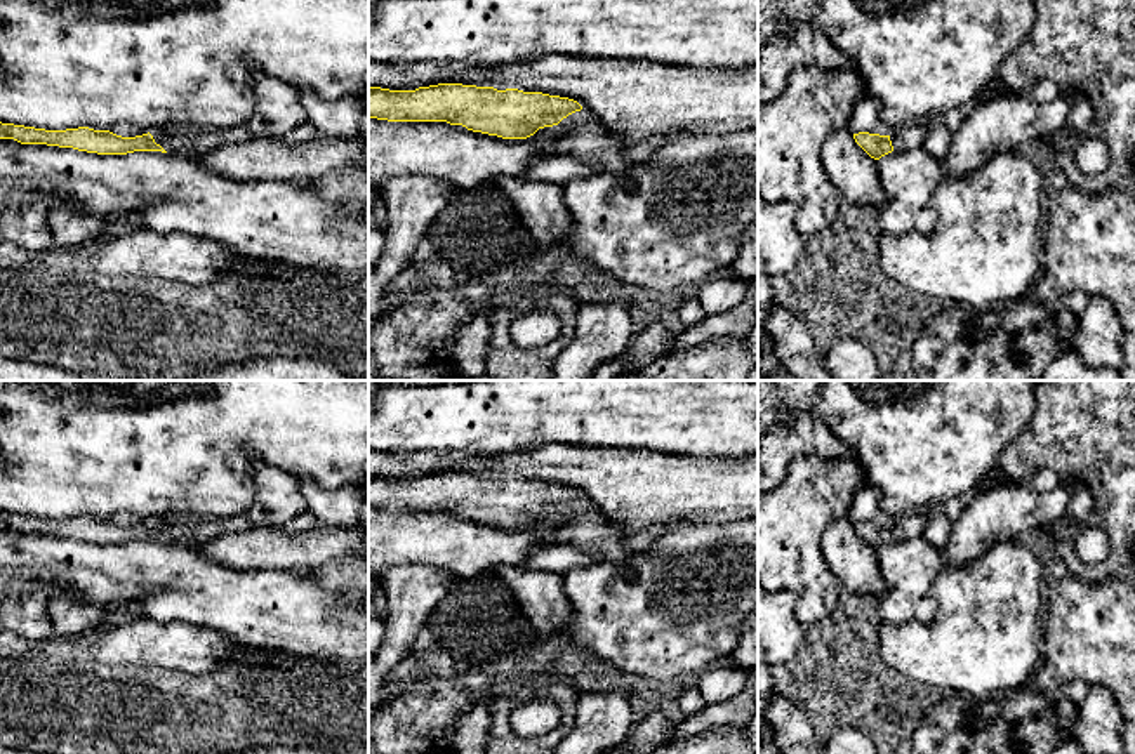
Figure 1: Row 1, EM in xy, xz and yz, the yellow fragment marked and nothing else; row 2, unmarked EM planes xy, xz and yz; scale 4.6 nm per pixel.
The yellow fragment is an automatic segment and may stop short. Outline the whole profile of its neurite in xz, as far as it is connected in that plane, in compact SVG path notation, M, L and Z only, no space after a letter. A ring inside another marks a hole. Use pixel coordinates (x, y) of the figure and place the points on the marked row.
M438 83L415 90L368 89L368 118L447 122L502 139L535 137L554 156L572 156L626 184L636 169L624 155L626 136L605 127L568 97L518 89Z

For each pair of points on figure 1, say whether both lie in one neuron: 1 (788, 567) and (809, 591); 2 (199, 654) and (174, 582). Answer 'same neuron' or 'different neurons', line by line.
1: same neuron
2: different neurons

